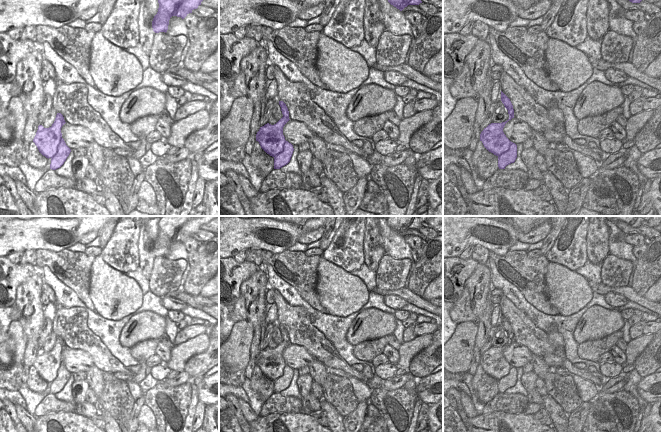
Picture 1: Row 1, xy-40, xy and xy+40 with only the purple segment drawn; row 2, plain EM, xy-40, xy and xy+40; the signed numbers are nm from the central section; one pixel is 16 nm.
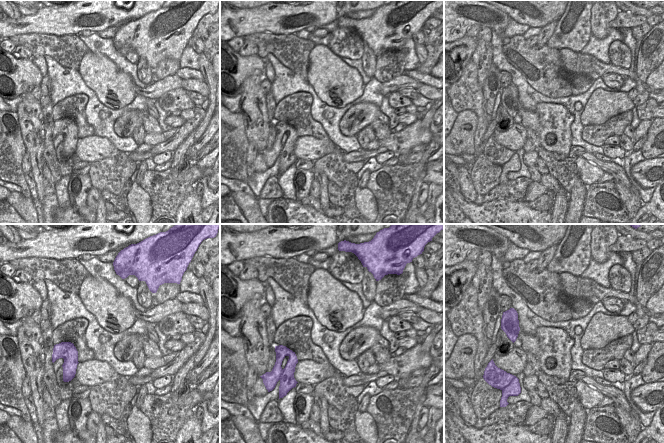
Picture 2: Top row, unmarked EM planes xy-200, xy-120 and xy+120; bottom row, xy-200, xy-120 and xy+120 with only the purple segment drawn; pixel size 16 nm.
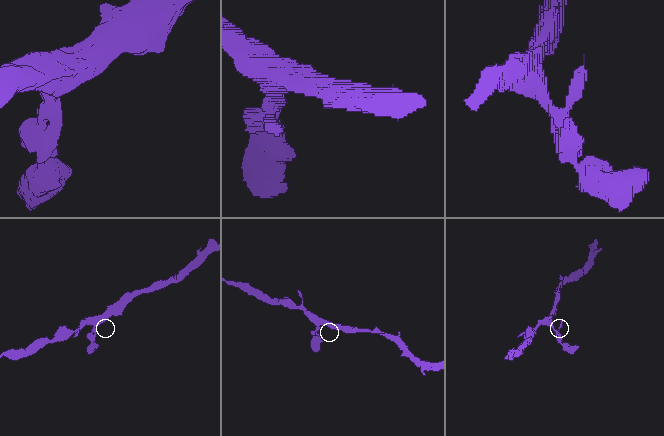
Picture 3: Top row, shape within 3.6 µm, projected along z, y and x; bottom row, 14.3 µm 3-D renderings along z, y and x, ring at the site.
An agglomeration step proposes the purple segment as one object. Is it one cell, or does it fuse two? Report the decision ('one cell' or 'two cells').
one cell

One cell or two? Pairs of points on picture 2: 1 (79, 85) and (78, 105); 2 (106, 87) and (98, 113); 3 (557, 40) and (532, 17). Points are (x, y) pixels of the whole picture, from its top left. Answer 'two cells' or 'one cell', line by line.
1: two cells
2: two cells
3: two cells

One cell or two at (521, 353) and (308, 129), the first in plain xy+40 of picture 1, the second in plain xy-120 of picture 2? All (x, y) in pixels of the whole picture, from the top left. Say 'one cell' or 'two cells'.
two cells

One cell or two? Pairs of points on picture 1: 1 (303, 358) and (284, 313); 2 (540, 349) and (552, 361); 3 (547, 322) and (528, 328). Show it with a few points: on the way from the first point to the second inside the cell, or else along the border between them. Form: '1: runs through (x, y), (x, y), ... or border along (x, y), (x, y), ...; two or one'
1: border along (290, 343), (303, 346), (315, 358); two
2: border along (547, 334), (551, 350), (543, 358); two
3: border along (518, 309), (547, 334); two

